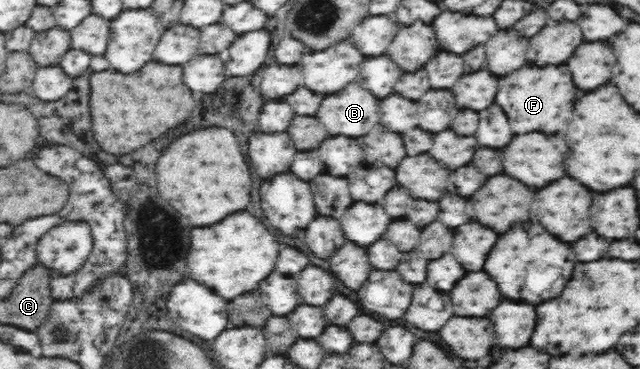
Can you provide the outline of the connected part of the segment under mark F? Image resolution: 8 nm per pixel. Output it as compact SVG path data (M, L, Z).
M561 64L543 68L523 66L503 76L495 102L507 114L513 134L527 134L527 132L553 134L563 130L567 120L571 120L577 98L581 98L581 92L571 82L571 72L567 70L567 66Z

